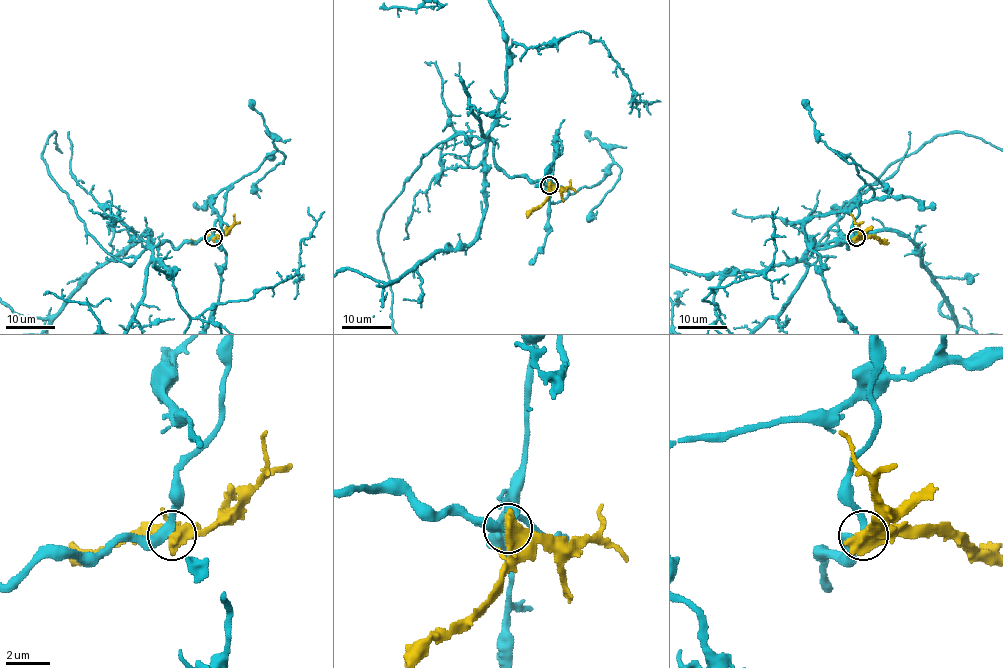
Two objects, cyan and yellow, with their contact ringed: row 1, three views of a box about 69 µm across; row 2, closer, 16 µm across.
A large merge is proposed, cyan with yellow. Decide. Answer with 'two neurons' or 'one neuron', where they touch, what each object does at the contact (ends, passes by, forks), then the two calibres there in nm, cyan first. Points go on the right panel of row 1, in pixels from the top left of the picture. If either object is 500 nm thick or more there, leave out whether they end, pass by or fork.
two neurons | (856, 237) | 360/850 nm

